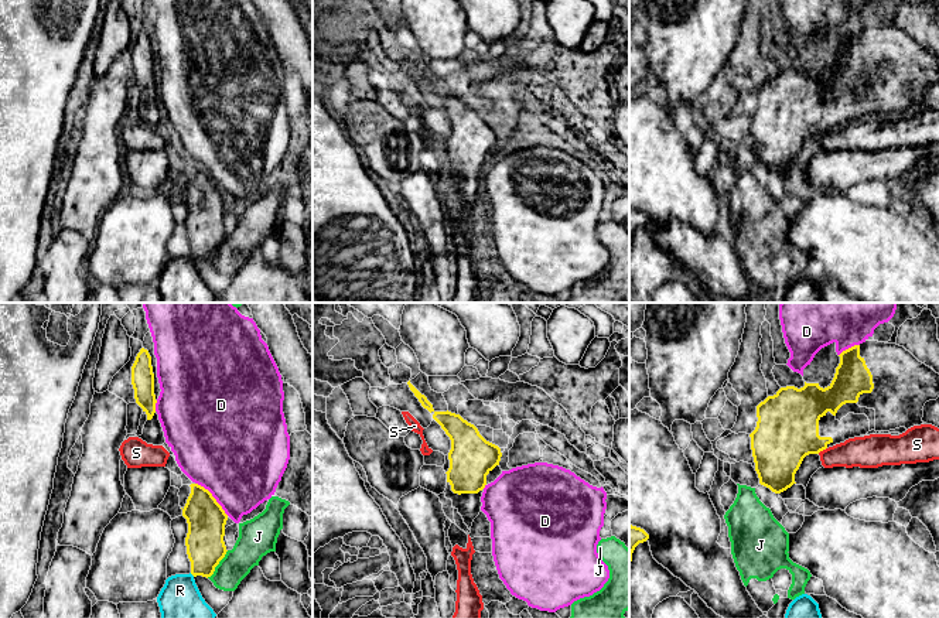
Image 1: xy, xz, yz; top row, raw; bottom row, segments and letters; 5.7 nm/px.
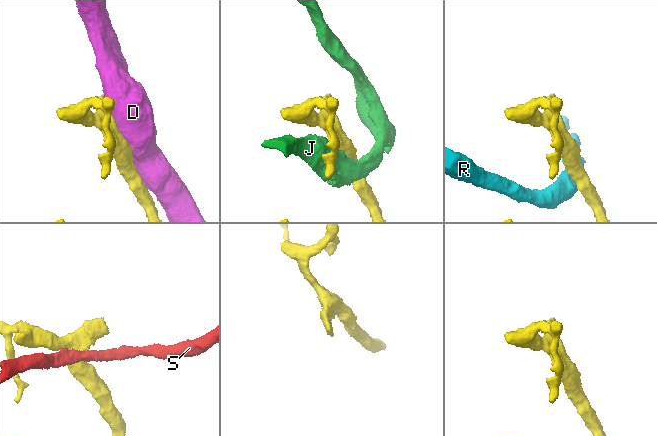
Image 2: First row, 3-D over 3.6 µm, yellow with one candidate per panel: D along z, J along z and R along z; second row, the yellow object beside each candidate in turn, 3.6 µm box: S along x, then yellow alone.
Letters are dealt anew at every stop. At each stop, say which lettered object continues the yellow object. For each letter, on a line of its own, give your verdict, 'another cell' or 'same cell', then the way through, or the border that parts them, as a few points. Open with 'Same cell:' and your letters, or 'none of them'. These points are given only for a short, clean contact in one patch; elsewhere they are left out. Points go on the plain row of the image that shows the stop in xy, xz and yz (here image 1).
Same cell: none of them
D: another cell
J: another cell
R: another cell; border along xy (190, 256), (194, 259)
S: another cell; border along yz (826, 130), (818, 136)

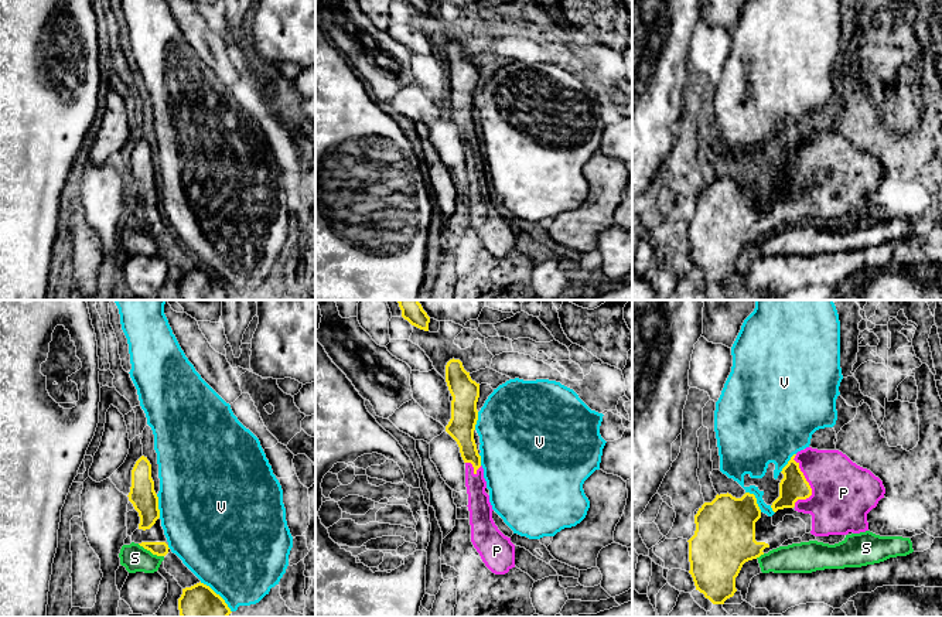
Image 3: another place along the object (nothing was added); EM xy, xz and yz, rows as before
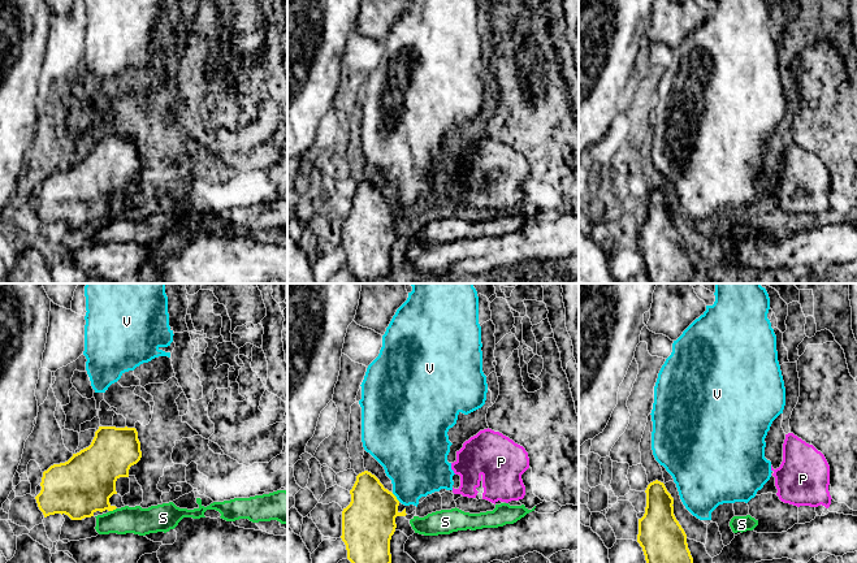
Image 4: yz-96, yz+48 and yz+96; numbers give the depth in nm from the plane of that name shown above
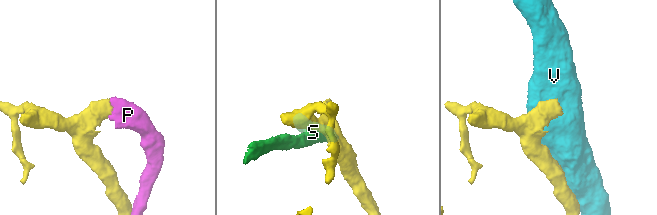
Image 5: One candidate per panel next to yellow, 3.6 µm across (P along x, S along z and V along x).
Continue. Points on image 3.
Same cell: P
P: same cell
S: another cell; border along xy (137, 227), (163, 239)
V: another cell

